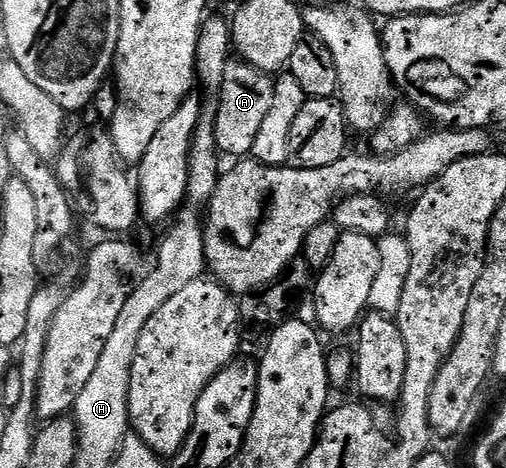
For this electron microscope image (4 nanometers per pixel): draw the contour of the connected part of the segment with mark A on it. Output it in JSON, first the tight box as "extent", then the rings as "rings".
{"extent":[215,56,275,155],"rings":[[[232,56],[225,68],[225,80],[221,92],[217,96],[217,113],[215,116],[215,139],[224,155],[250,155],[253,140],[257,140],[257,132],[269,108],[273,108],[273,88],[275,78],[263,73],[255,66],[239,56]]]}

